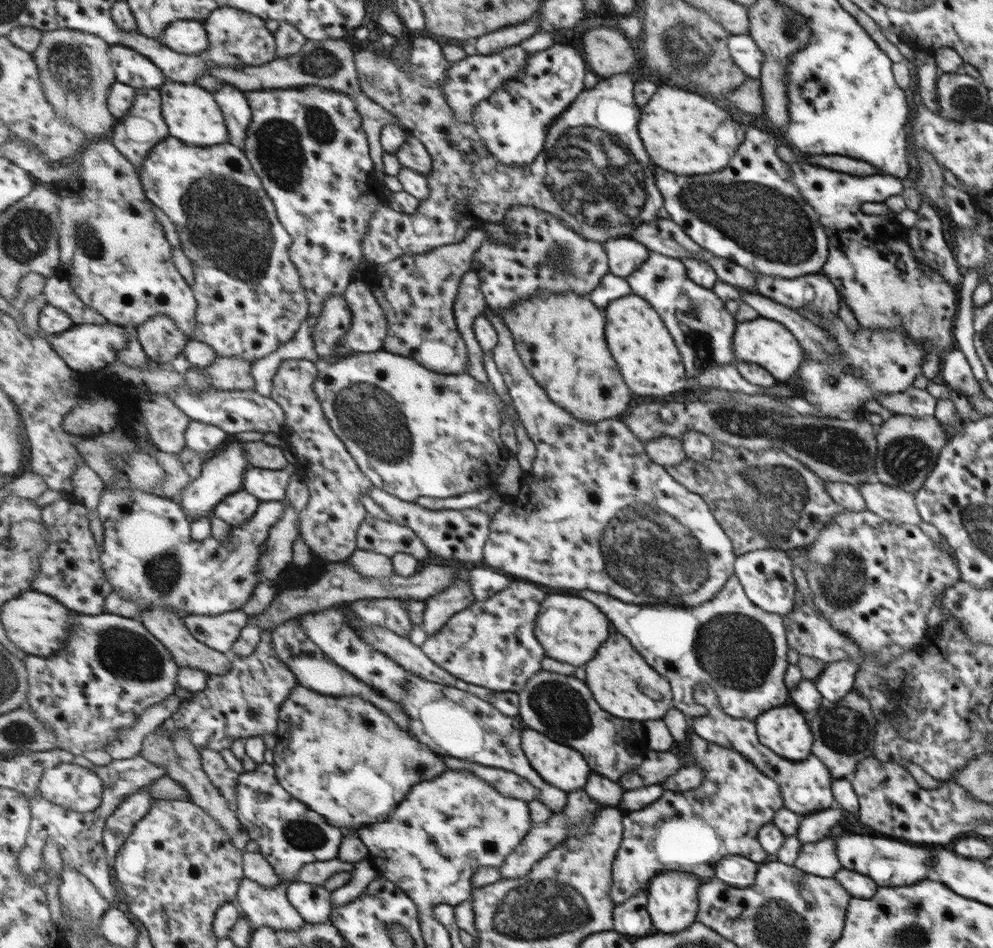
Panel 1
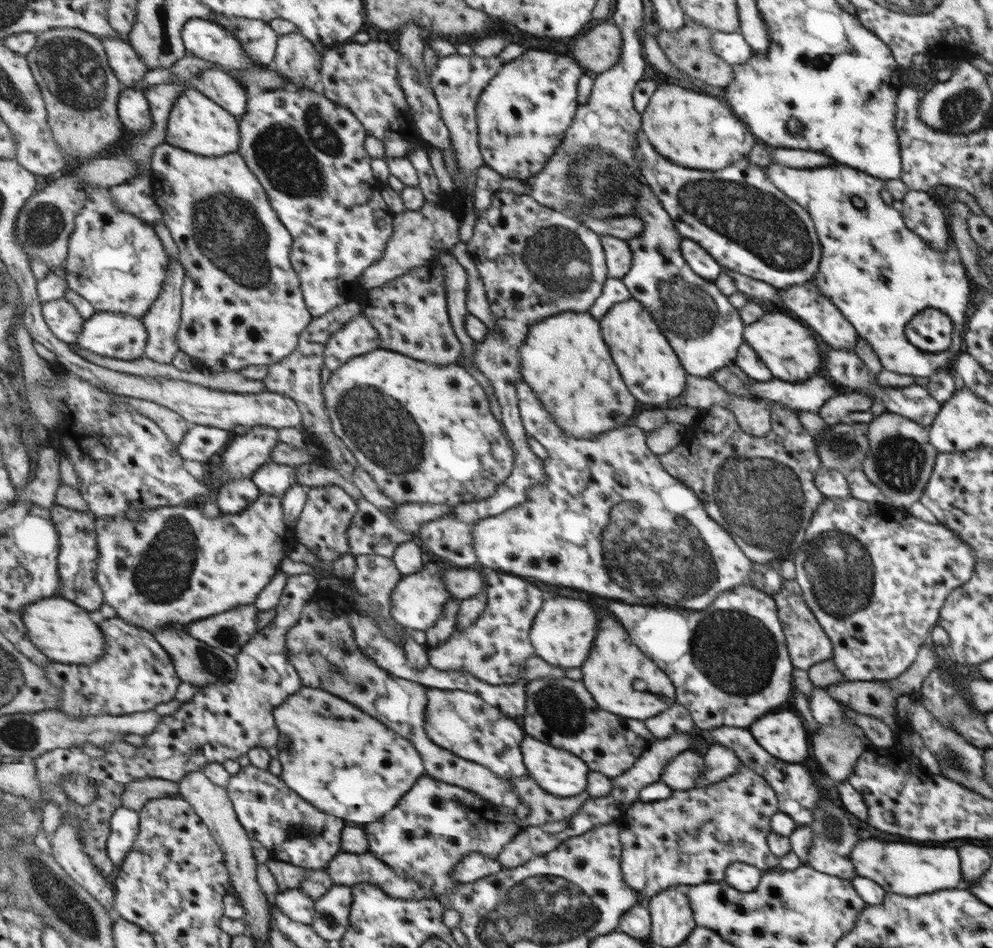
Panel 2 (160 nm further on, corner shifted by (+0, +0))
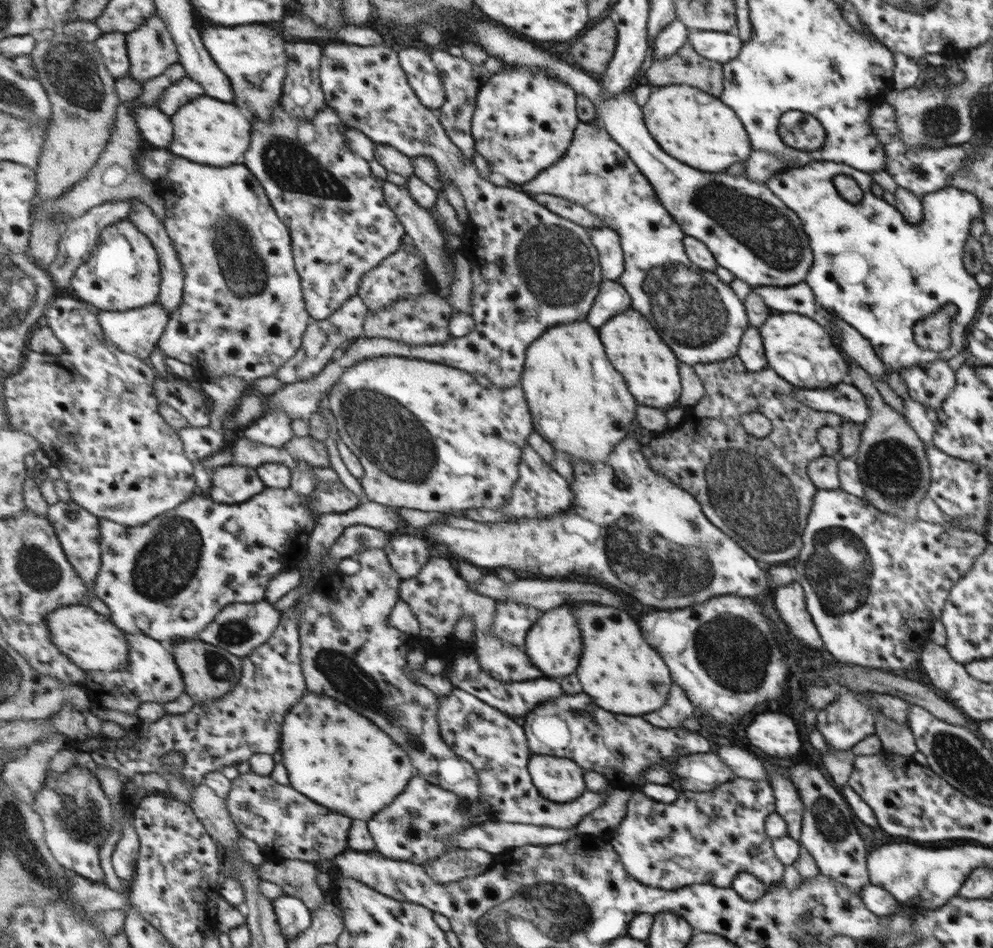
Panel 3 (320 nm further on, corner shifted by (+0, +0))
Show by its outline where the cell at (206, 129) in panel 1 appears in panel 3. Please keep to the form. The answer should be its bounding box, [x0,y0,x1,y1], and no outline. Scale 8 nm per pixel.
[170,95,254,167]

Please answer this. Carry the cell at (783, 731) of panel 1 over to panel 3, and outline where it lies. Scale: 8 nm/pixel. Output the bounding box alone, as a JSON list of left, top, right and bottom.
[744,713,801,758]

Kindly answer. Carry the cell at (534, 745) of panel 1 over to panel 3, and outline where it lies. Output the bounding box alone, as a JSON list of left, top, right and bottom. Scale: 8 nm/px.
[530,754,588,802]

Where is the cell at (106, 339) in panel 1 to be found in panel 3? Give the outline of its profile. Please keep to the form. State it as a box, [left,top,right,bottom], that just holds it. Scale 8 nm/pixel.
[98,303,170,359]

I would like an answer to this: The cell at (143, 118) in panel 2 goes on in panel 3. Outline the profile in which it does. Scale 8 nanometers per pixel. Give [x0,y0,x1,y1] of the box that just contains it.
[134,104,174,149]

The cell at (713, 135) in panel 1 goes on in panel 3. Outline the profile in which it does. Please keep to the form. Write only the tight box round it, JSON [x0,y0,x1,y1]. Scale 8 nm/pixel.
[641,85,752,173]

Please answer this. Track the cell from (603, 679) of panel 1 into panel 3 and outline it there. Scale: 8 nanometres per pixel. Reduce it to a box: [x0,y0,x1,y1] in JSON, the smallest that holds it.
[573,602,669,716]

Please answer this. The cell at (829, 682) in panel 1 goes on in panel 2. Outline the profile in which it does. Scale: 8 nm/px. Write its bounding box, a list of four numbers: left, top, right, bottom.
[793,497,974,683]

